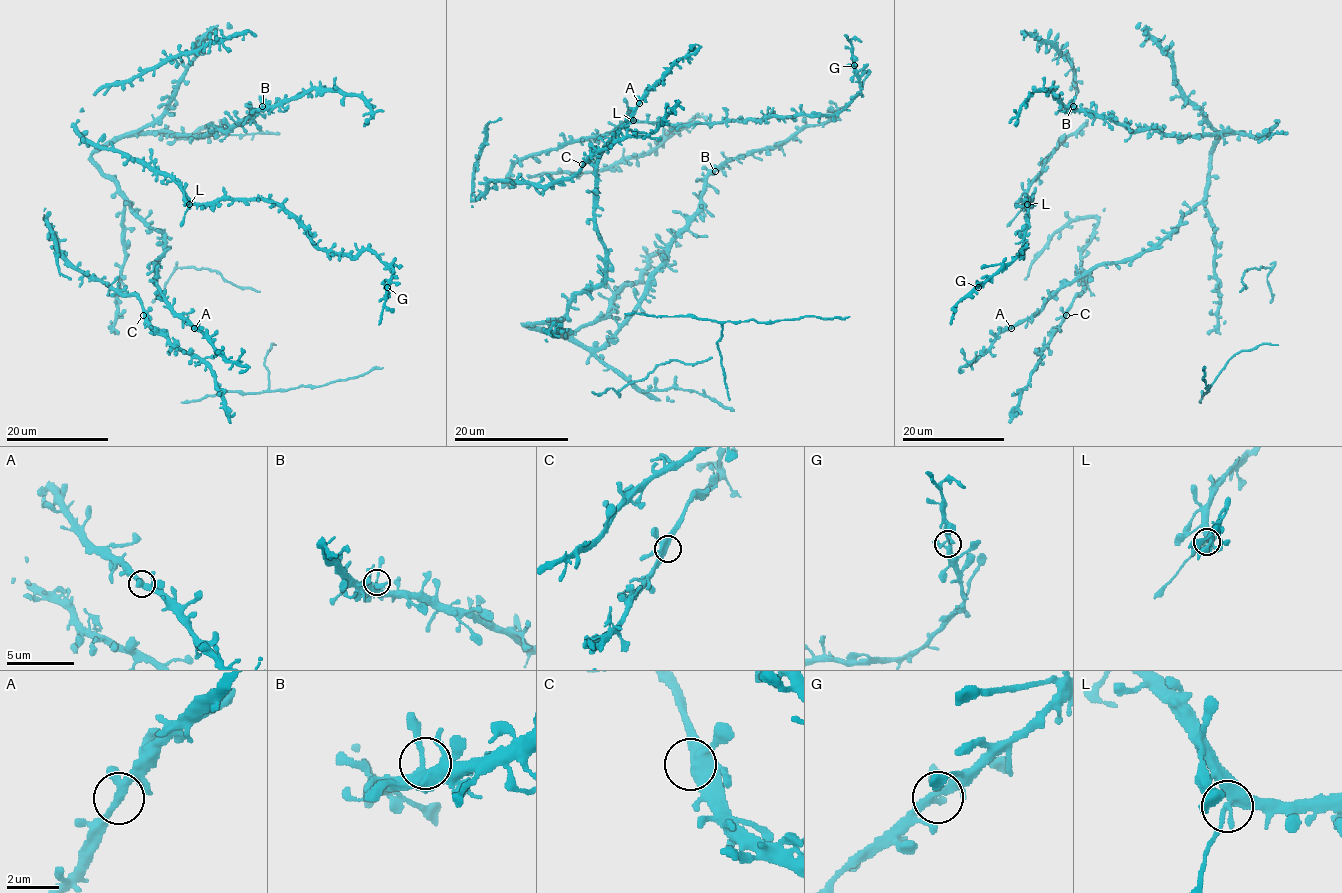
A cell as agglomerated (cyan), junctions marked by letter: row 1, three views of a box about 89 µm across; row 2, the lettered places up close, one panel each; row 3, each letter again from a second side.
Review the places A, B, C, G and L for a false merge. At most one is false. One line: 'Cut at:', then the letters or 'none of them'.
Cut at: L

